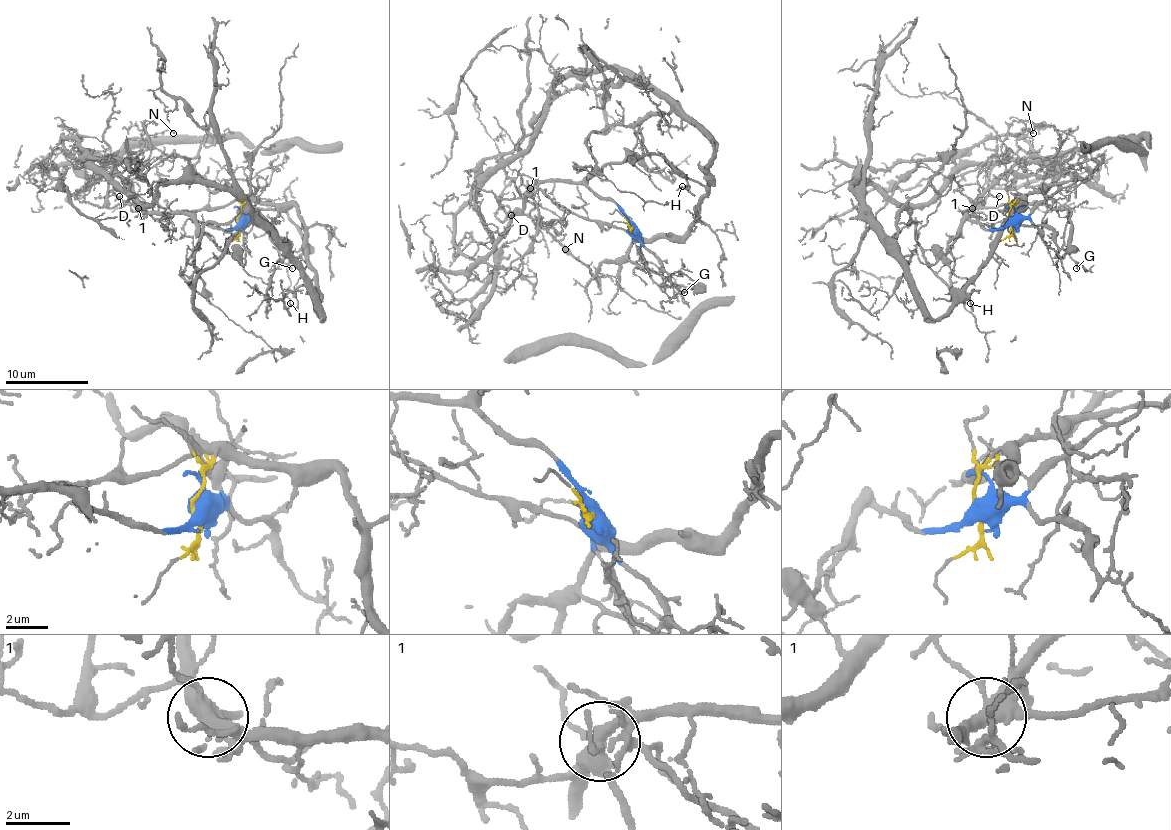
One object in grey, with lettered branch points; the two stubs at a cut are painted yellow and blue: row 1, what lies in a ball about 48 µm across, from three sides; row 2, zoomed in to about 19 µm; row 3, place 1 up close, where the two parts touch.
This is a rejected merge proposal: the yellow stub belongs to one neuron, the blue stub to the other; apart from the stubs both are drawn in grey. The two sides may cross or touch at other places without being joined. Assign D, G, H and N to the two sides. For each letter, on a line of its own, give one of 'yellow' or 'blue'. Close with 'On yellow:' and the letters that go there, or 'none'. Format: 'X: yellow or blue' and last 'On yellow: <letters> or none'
D: blue
G: blue
H: yellow
N: blue
On yellow: H

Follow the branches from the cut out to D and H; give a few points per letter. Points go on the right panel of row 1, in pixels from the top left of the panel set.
D: (1010, 223), (987, 229), (966, 214), (981, 200), (983, 206), (987, 196), (999, 196)
H: (1010, 223), (1010, 208), (1022, 200), (1014, 210), (993, 256), (962, 289), (970, 304)

